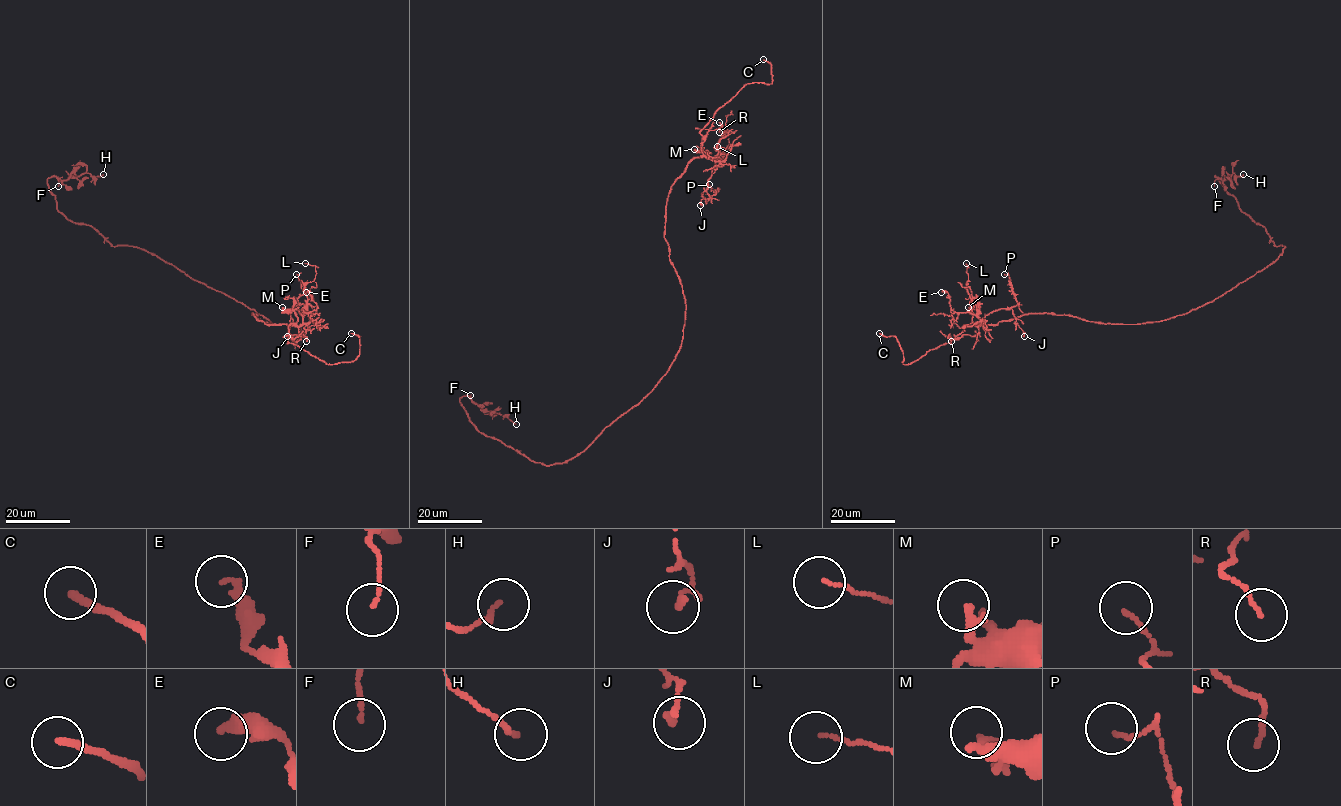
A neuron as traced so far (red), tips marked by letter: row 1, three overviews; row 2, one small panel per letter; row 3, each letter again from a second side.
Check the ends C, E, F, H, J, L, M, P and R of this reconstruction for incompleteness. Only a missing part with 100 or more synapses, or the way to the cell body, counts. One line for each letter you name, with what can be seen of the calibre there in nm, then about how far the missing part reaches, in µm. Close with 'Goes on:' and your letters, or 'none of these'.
C: calibre 220 nm; missing 10 µm
Goes on: C

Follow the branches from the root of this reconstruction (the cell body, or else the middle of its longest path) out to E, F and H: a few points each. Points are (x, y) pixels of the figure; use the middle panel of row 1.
E: (676, 356), (685, 299), (664, 237), (666, 202), (693, 158), (715, 161), (718, 141), (729, 131), (719, 122)
F: (676, 356), (668, 372), (637, 404), (582, 451), (551, 465), (530, 460), (482, 434), (460, 402), (470, 395)
H: (676, 356), (637, 404), (582, 451), (551, 465), (530, 460), (485, 436), (460, 399), (467, 395), (516, 424)

